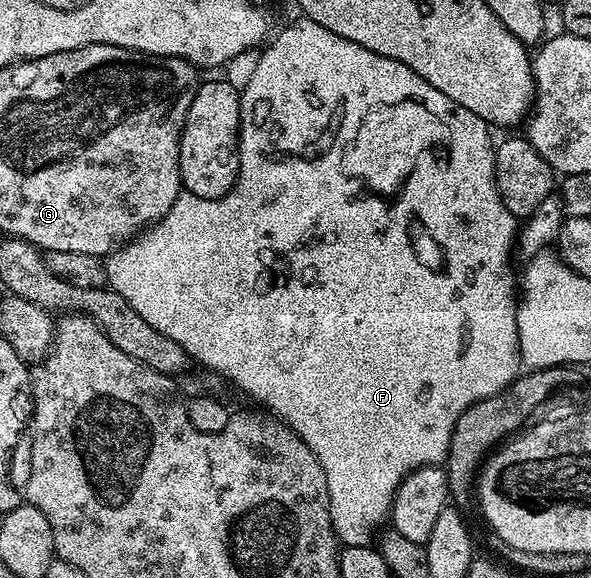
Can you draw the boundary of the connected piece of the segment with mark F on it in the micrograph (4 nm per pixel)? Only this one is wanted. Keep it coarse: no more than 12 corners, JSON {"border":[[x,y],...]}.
{"border":[[299,18],[104,260],[341,545],[522,368],[490,125]]}

